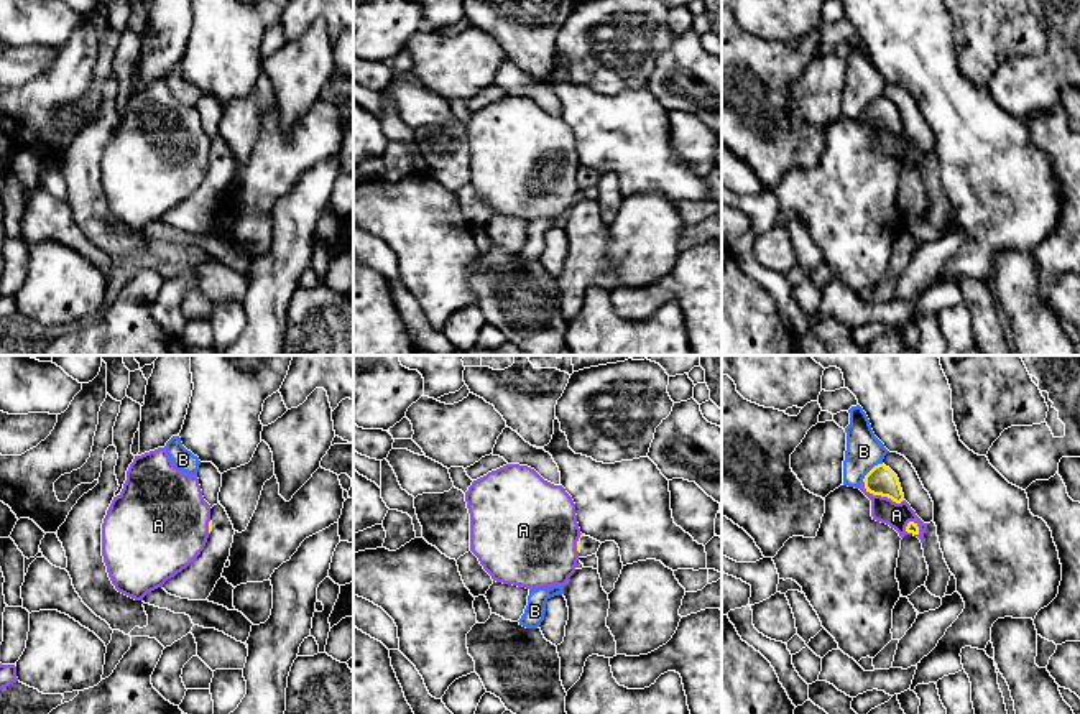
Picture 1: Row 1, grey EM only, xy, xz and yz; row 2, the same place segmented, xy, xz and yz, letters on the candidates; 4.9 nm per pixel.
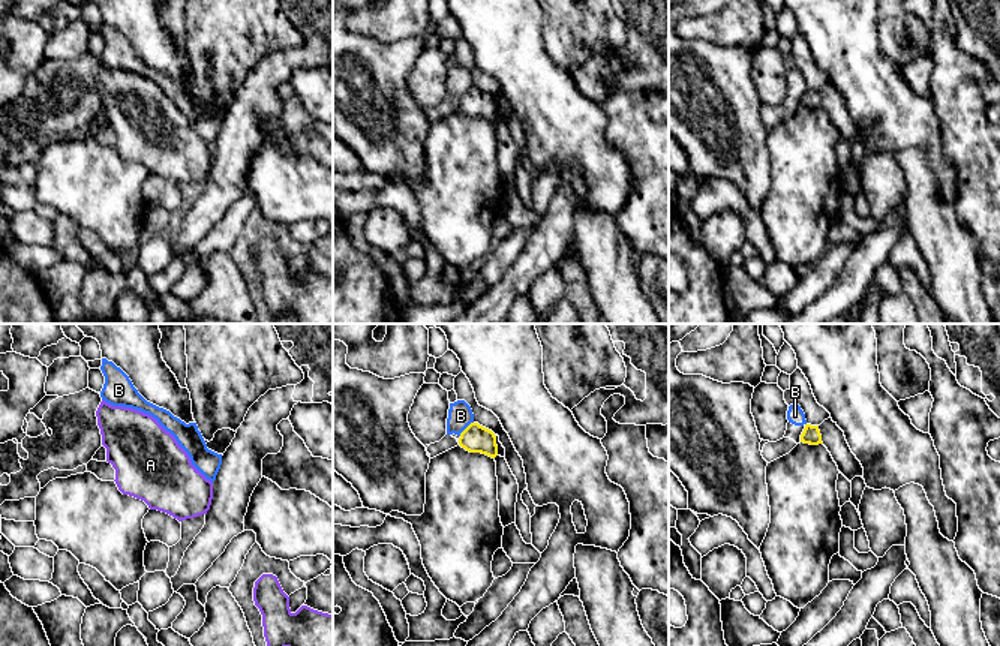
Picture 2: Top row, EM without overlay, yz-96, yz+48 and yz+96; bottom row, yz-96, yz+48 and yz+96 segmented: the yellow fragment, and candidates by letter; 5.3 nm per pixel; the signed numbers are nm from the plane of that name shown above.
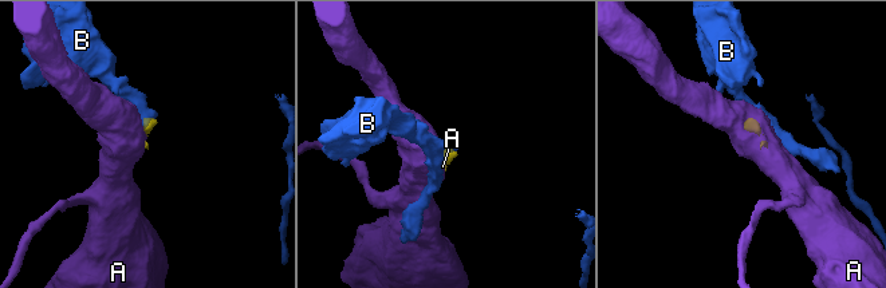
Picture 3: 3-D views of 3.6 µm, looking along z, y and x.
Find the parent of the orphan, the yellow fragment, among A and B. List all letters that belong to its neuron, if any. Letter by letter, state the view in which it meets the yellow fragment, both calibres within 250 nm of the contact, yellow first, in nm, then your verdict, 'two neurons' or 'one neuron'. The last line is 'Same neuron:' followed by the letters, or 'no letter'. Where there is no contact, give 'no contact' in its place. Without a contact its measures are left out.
A: contact in yz; calibres 140 and 120 nm; two neurons
B: contact in yz; calibres 140 and 180 nm; two neurons
Same neuron: no letter

